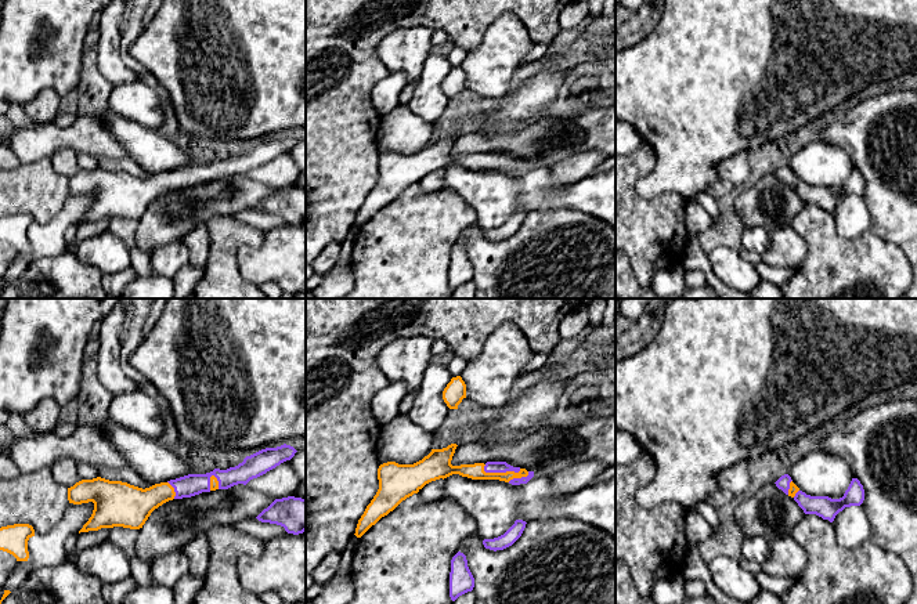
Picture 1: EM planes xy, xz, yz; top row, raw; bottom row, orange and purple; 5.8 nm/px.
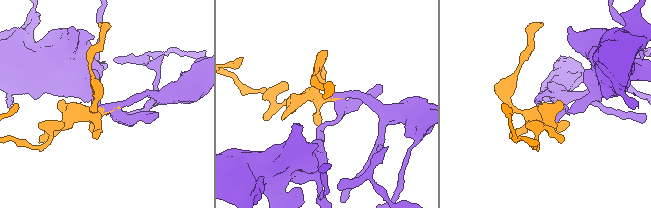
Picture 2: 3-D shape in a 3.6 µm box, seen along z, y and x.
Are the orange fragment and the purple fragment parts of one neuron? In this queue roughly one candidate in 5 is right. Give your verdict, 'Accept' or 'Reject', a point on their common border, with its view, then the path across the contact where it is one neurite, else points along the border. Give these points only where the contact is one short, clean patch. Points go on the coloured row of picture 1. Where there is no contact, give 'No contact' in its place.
Accept. Touches orange at xz (501, 473). Path across: xz (476, 472), (501, 473), (490, 466)

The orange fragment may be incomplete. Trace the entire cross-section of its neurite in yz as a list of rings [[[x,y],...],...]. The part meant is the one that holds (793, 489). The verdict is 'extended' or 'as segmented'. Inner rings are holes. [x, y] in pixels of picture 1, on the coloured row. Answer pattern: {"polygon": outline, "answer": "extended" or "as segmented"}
{"polygon": [[[788,474],[781,475],[775,484],[786,495],[791,496],[805,514],[816,514],[830,522],[845,507],[860,506],[864,500],[864,489],[858,478],[852,478],[844,496],[840,499],[806,495],[793,482]]], "answer": "extended"}

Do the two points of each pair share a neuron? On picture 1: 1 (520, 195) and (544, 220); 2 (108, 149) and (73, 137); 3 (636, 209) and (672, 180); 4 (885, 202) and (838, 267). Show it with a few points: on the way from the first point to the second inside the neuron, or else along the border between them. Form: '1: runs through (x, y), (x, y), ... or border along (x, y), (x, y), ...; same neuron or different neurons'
1: border along (567, 208), (538, 209), (527, 213); different neurons
2: runs through (100, 144), (90, 137), (82, 137); same neuron
3: border along (635, 184), (647, 198), (665, 192), (683, 198); different neurons
4: border along (869, 230), (898, 246); different neurons

